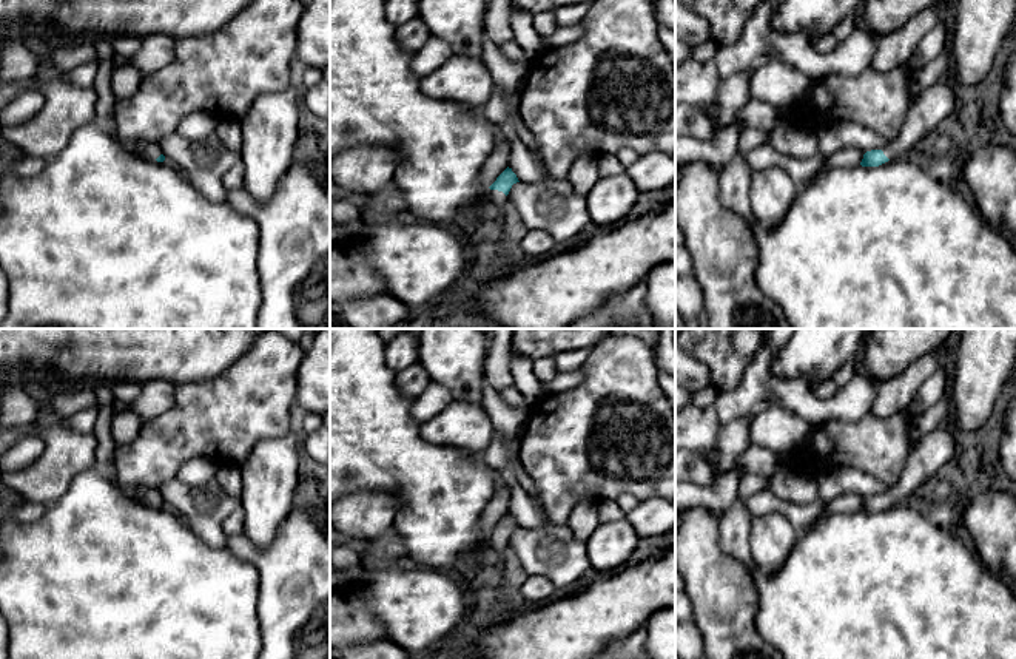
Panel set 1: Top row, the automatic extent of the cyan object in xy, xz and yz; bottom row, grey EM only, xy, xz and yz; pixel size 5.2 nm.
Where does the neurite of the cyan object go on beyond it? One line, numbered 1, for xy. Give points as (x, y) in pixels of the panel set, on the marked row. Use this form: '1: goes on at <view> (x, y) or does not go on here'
1: goes on at xy (153, 150)

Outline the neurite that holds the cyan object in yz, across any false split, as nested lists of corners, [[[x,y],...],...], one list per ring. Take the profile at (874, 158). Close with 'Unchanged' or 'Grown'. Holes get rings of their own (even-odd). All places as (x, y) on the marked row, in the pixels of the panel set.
[[[953,66],[910,105],[905,123],[894,140],[888,142],[882,150],[871,150],[863,154],[862,167],[879,167],[888,161],[910,156],[917,142],[951,114],[956,96],[947,83],[948,74],[953,74]]]. Grown

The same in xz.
[[[506,168],[496,181],[489,187],[489,201],[490,201],[490,210],[495,218],[504,218],[507,211],[510,211],[510,204],[507,199],[507,194],[513,184],[520,182],[516,174],[512,171],[512,168]]]. Grown

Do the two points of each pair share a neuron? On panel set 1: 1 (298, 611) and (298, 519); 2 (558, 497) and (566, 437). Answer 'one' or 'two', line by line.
1: one
2: one

